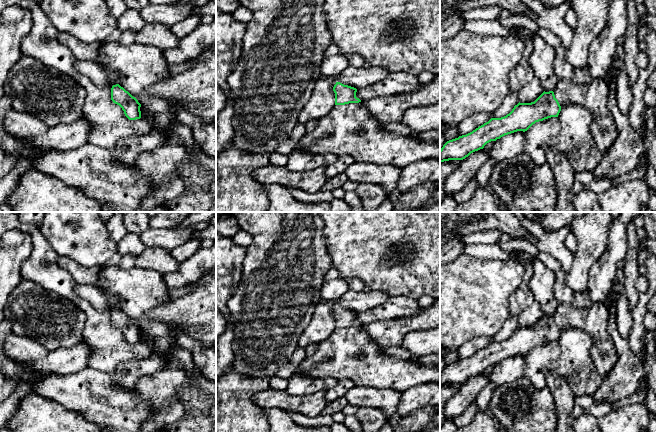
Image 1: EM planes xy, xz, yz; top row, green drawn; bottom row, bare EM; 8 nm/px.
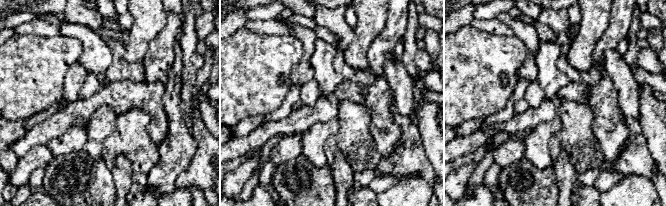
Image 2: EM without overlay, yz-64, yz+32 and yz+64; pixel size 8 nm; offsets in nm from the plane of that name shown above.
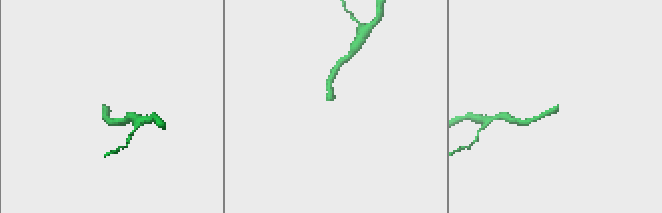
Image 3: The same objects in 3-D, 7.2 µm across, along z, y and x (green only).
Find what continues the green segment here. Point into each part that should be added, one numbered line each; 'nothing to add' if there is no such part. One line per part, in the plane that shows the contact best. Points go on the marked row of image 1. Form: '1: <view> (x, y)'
1: xz (348, 129)

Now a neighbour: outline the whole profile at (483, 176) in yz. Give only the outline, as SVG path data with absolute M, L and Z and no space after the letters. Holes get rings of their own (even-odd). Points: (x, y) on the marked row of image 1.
M490 158L477 172L476 180L479 187L486 187L489 185L492 171L494 169L495 162Z

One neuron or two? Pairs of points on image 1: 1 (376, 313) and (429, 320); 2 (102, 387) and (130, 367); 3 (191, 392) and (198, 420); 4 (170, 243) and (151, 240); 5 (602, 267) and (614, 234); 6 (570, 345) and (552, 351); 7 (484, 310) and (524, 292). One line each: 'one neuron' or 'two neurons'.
1: two neurons
2: two neurons
3: one neuron
4: one neuron
5: one neuron
6: two neurons
7: two neurons

